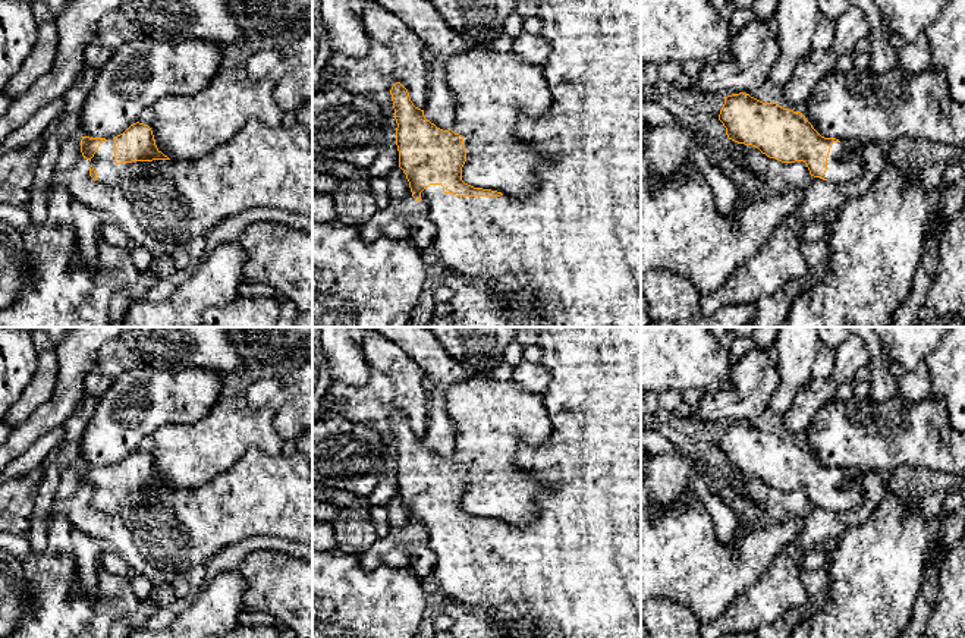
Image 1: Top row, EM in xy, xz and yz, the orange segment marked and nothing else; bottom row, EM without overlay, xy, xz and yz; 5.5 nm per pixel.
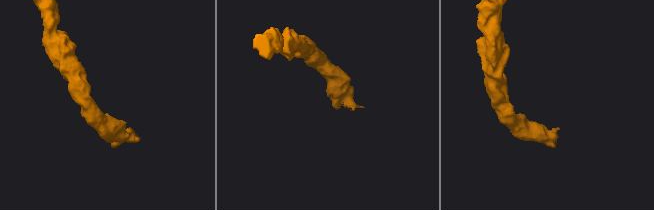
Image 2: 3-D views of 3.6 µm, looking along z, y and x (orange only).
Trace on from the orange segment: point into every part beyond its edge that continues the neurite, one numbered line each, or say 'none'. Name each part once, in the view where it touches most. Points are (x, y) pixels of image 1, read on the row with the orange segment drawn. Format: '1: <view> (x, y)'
1: xz (569, 254)

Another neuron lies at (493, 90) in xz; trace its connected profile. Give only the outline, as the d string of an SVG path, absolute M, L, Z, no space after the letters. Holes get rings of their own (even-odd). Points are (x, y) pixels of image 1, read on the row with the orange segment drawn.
M468 44L466 51L446 63L446 73L456 98L452 131L463 138L466 150L462 180L512 198L534 194L538 188L535 170L546 163L546 157L518 139L516 125L522 114L538 119L551 107L550 87L541 66L524 62L513 51L497 53L491 47Z

